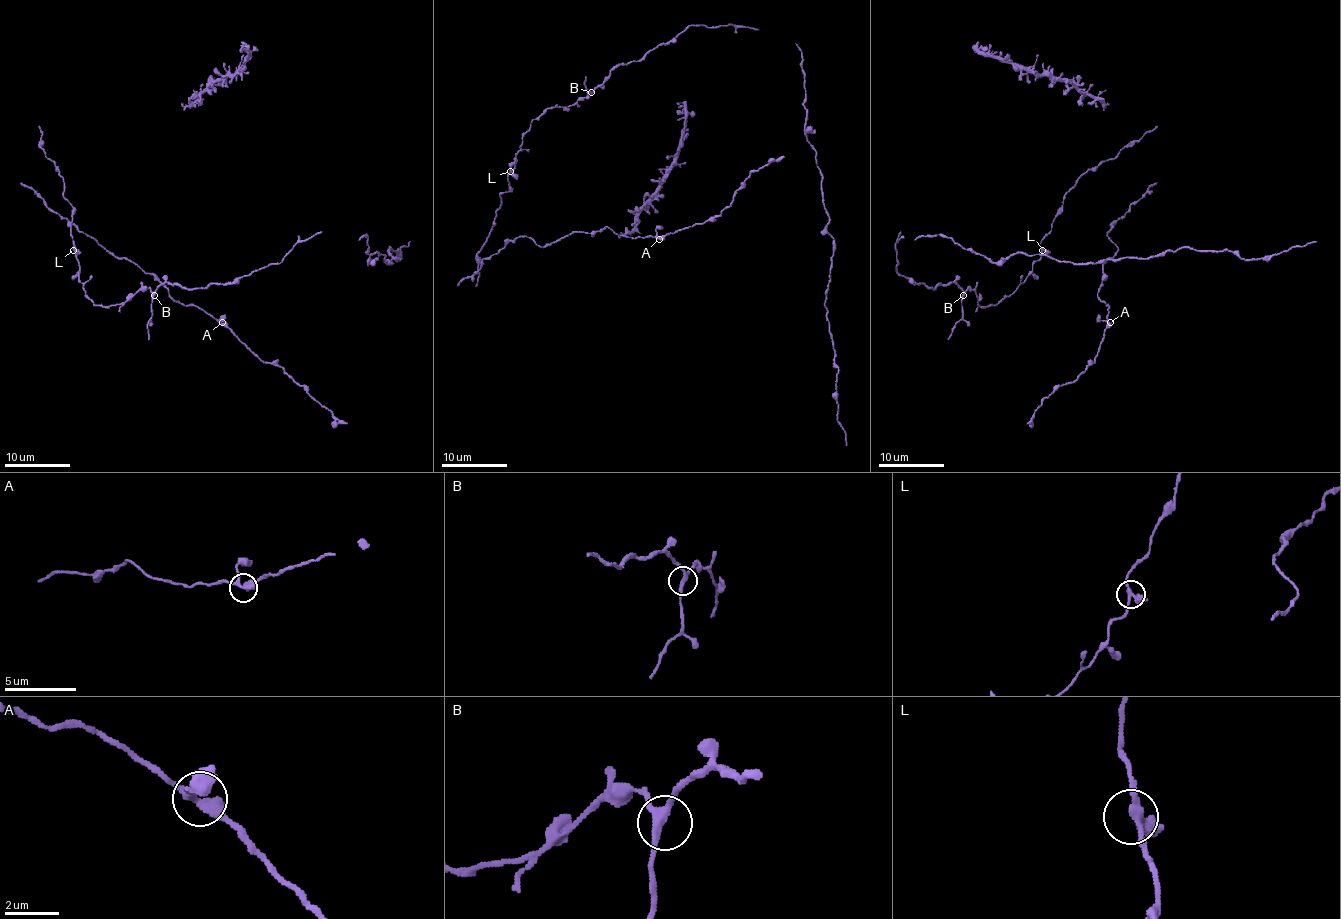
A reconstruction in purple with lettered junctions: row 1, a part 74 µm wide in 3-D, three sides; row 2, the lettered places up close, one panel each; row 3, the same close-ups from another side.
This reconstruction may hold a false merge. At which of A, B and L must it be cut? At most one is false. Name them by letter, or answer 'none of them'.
none of them

